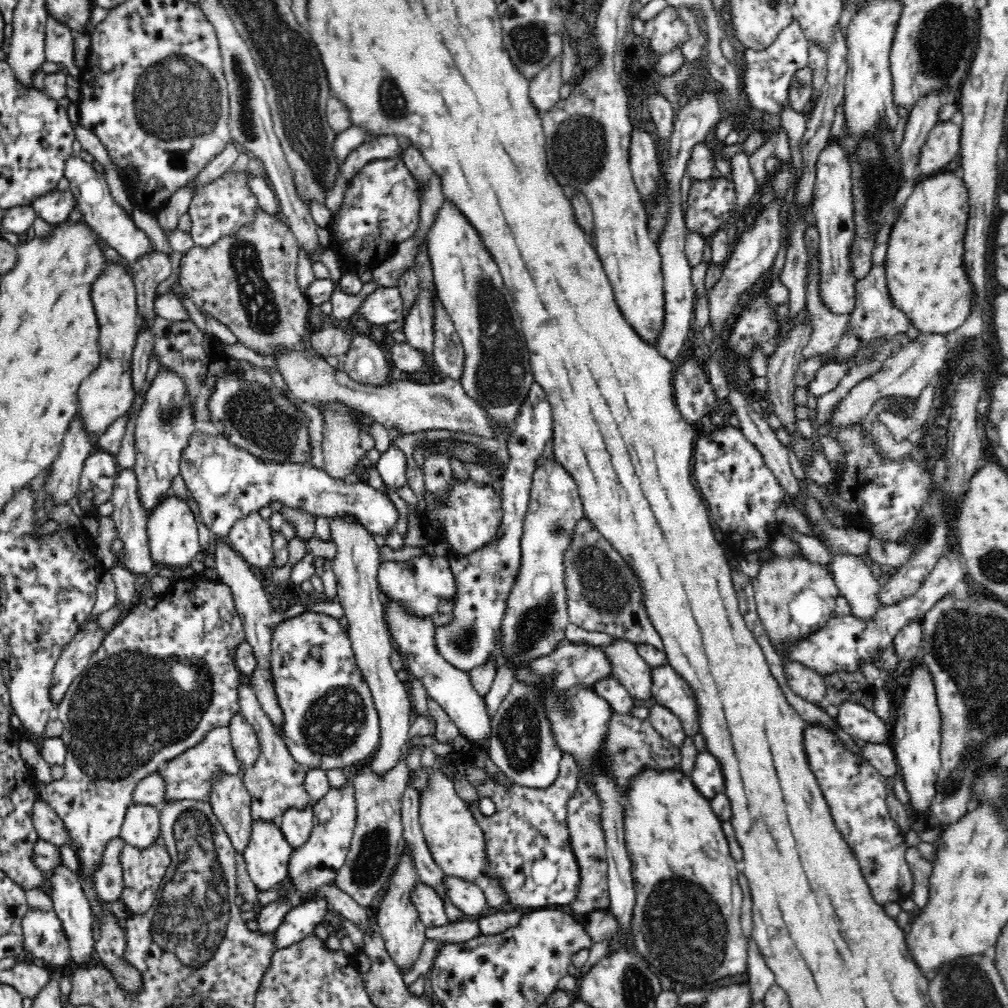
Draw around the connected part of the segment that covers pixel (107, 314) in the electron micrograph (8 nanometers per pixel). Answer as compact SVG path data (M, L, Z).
M108 261L104 274L92 284L92 302L98 316L101 363L80 384L79 412L90 436L100 436L116 418L132 412L136 389L132 375L132 357L139 331L135 284L119 262Z

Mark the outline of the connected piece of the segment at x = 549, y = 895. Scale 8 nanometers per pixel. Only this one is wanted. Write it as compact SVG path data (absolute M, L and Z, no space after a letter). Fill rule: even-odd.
M562 753L559 774L552 786L542 789L532 789L512 783L504 786L496 783L492 774L487 773L486 780L476 785L478 798L489 797L494 802L496 811L491 816L480 812L478 801L470 804L470 810L478 819L480 827L488 843L491 868L488 869L488 878L499 878L502 888L508 898L508 904L531 908L547 908L549 906L572 904L578 898L580 890L579 860L570 844L570 833L567 825L567 804L577 789L578 770L571 756Z

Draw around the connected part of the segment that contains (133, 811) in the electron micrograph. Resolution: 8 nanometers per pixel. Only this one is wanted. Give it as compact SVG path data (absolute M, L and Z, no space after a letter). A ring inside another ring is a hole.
M132 802L126 809L119 832L125 843L147 847L160 834L158 807L146 803Z

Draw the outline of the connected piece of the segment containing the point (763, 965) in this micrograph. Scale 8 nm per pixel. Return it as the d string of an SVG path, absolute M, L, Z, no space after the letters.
M751 936L746 939L747 946L747 974L752 983L752 1003L763 999L768 989L774 985L775 976L772 969L768 967L765 958L760 953L756 941Z

